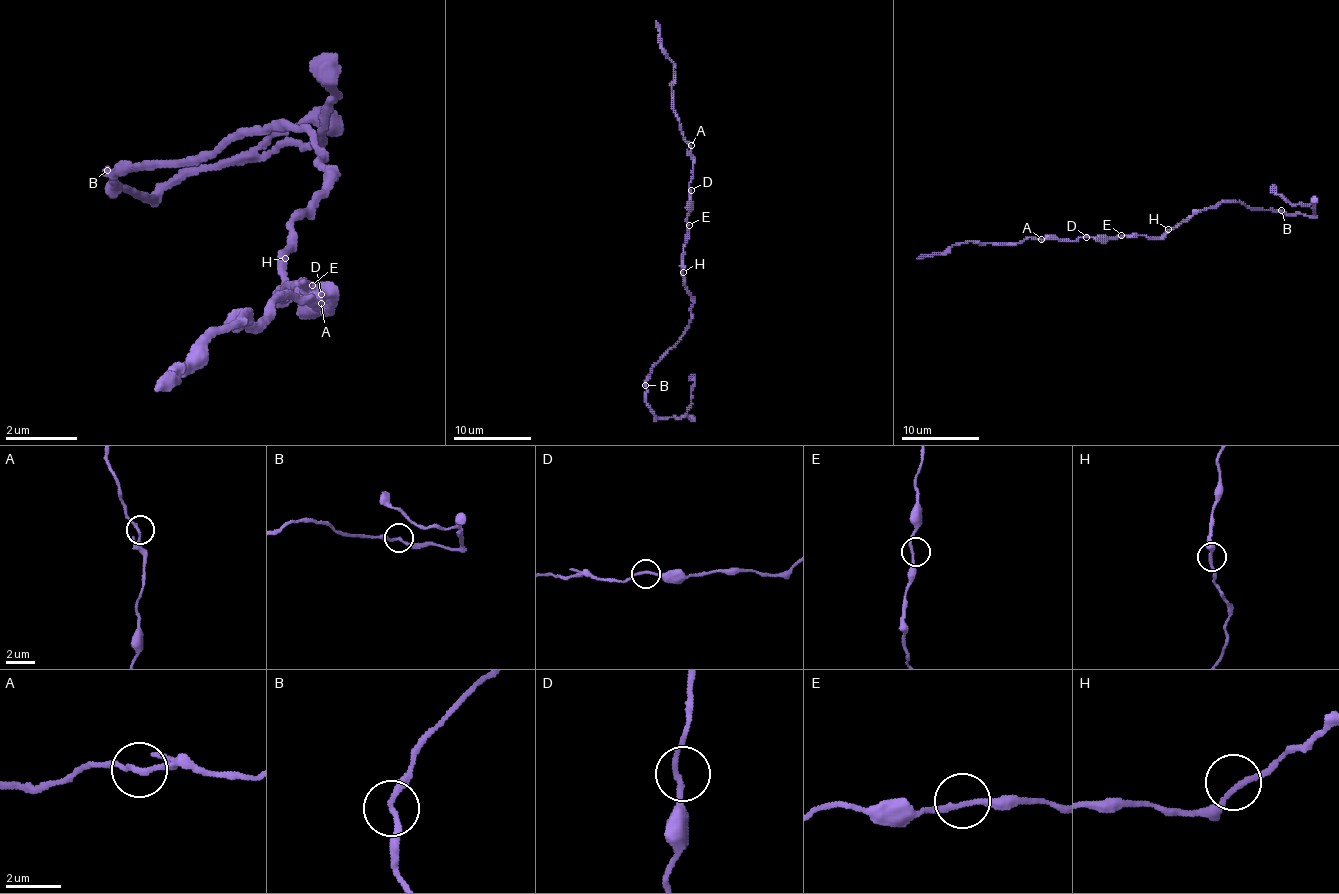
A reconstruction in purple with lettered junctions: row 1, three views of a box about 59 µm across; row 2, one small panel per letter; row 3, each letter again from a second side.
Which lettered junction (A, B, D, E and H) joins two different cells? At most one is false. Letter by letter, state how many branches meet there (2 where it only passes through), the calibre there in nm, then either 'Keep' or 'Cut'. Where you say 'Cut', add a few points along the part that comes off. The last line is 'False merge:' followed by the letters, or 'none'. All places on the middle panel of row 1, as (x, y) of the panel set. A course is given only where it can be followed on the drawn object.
A: Branches: 2. Thickness 190 nm. Keep
B: Branches: 2. Thickness 190 nm. Keep
D: Branches: 2. Thickness 190 nm. Keep
E: Branches: 2. Thickness 190 nm. Keep
H: Branches: 2. Thickness 190 nm. Keep
False merge: none

